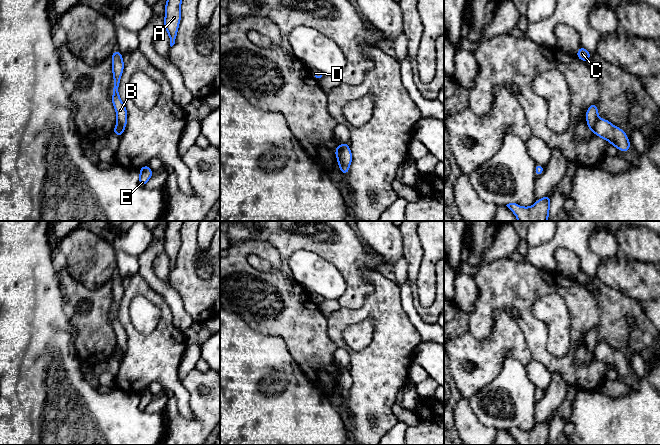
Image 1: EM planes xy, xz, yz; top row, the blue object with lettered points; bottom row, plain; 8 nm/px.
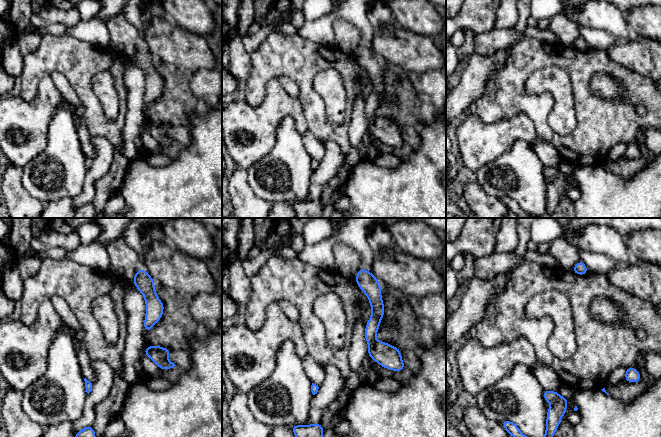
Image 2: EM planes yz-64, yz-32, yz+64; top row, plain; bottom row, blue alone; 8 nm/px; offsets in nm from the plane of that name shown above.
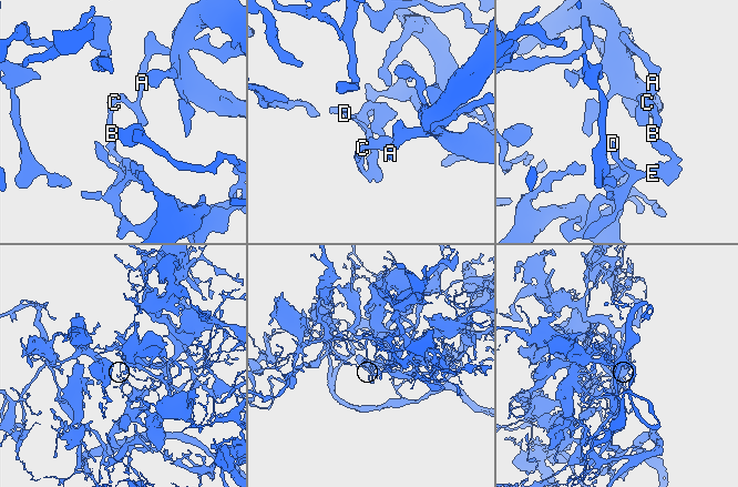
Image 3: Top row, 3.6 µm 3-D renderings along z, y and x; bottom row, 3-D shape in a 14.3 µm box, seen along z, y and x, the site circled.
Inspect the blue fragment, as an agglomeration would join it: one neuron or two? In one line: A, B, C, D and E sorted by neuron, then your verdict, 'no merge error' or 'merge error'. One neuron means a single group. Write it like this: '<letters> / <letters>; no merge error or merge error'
A B C / D E; merge error

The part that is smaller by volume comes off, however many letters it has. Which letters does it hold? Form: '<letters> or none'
A, B, C

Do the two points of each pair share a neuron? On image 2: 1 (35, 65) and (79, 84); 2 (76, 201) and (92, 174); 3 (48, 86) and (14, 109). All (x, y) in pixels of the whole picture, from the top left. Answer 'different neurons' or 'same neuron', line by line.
1: same neuron
2: same neuron
3: same neuron

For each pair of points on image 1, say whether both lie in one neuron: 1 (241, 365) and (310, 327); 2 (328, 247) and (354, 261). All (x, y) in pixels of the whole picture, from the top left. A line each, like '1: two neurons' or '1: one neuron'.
1: two neurons
2: one neuron

